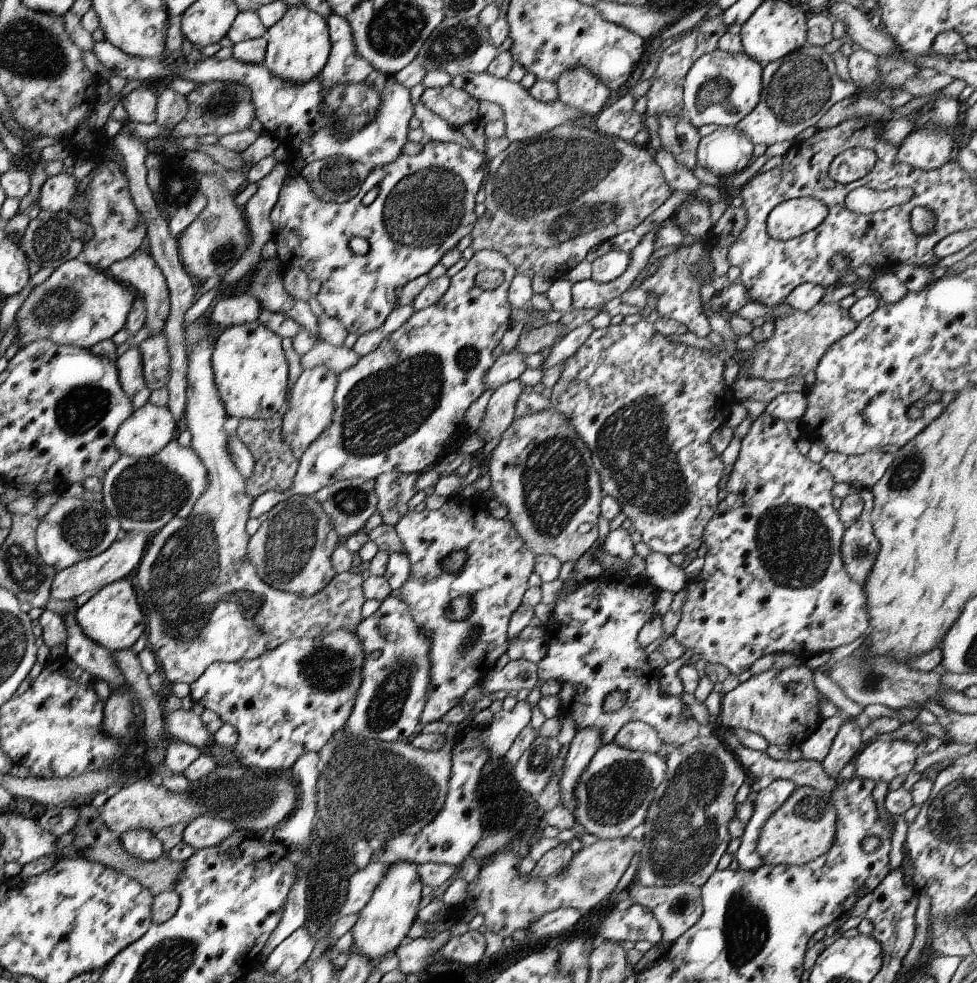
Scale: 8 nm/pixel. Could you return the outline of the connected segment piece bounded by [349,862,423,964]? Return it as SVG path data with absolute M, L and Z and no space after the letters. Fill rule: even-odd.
M397 862L391 864L375 888L375 892L369 898L369 904L363 906L359 912L359 918L355 926L349 930L353 936L353 948L359 952L359 956L365 956L369 962L379 964L383 958L393 956L395 950L407 942L407 930L413 926L417 912L419 912L419 900L421 900L421 880L417 874L417 864L411 862Z

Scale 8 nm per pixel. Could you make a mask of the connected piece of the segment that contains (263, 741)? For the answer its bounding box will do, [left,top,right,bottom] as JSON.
[189,630,363,772]

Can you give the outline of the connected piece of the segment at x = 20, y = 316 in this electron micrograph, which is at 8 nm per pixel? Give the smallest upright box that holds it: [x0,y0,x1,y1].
[13,258,135,350]

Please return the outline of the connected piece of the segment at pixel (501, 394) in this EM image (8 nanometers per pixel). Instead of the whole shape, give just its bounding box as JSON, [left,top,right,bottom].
[475,380,525,442]

